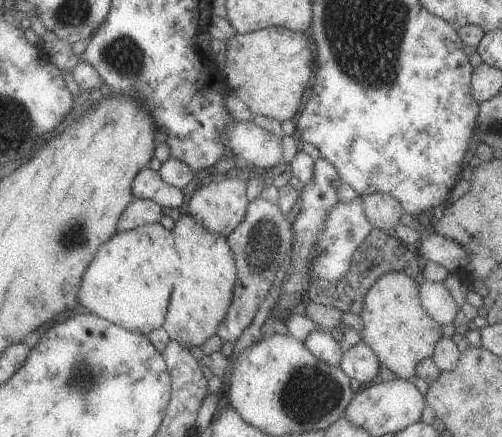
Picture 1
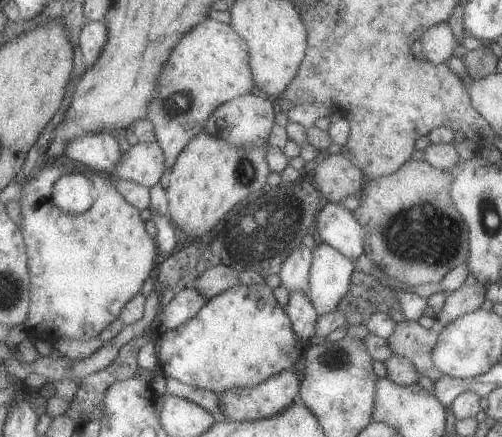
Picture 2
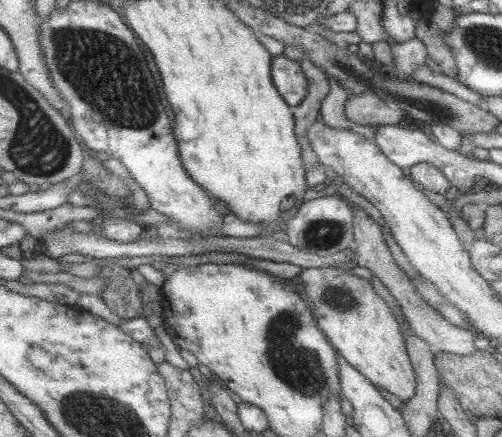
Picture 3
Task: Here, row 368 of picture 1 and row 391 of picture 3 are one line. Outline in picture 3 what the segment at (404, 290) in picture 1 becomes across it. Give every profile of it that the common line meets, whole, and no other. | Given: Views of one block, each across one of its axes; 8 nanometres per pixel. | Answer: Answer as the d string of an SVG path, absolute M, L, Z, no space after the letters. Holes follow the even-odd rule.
M302 268L299 274L304 290L310 299L319 328L330 338L333 346L350 362L359 372L371 379L373 384L381 386L394 394L404 403L418 392L418 378L414 363L408 353L406 338L399 327L393 310L389 304L375 292L369 278L363 278L349 271L349 268Z

